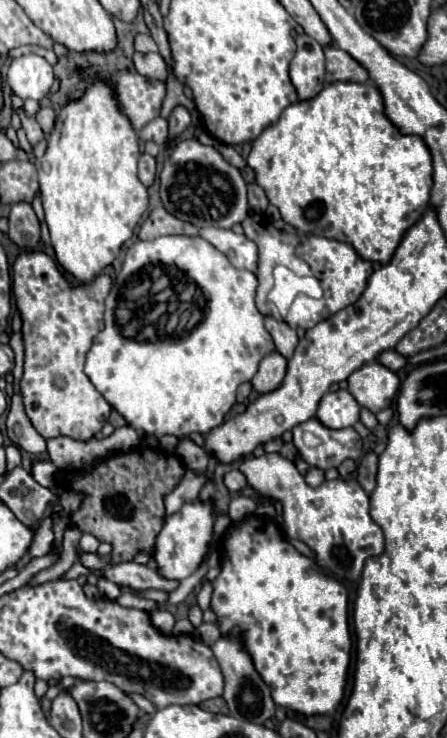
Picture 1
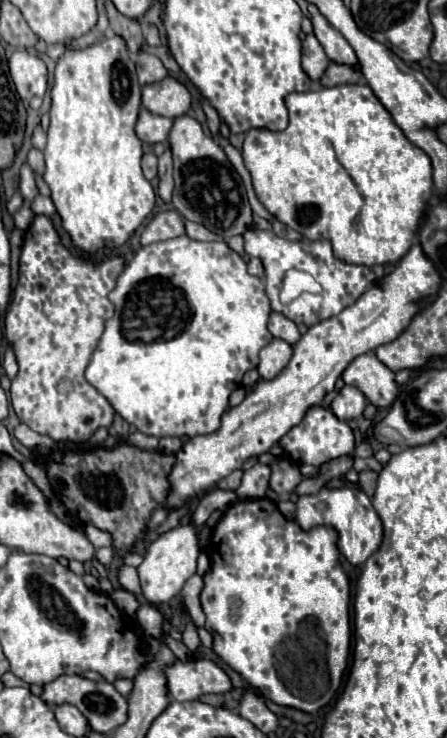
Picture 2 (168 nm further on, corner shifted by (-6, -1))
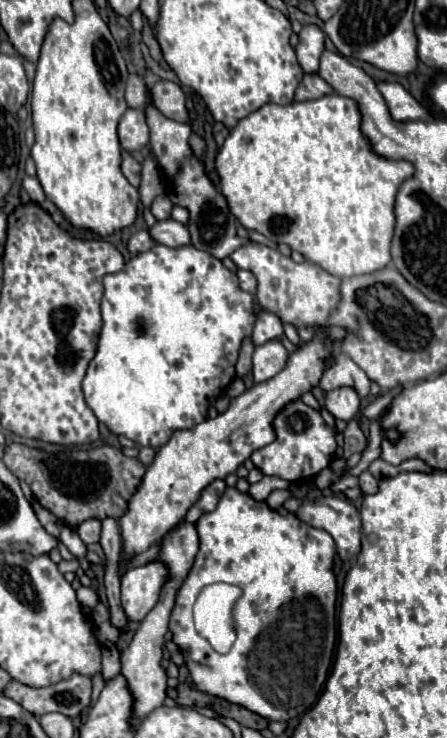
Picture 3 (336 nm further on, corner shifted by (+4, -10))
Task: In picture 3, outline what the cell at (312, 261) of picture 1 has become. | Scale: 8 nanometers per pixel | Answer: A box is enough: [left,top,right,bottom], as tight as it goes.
[230,243,340,327]

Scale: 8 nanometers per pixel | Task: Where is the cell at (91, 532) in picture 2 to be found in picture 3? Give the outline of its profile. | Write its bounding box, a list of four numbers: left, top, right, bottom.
[78,519,100,545]

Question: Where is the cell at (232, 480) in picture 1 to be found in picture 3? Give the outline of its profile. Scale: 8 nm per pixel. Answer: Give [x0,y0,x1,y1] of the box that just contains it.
[184,479,226,524]

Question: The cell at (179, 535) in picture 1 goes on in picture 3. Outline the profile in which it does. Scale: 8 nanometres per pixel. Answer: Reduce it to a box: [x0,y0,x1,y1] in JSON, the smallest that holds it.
[120,561,168,621]

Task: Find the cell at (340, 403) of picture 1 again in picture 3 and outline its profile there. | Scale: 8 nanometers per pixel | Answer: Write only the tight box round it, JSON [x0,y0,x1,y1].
[326,387,360,421]

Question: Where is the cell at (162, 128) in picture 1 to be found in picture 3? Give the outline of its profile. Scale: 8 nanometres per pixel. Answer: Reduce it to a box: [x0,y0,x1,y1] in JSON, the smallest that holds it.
[118,109,148,151]

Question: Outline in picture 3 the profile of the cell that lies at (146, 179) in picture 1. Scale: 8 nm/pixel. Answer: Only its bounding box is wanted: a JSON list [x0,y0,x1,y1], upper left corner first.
[120,151,140,187]

